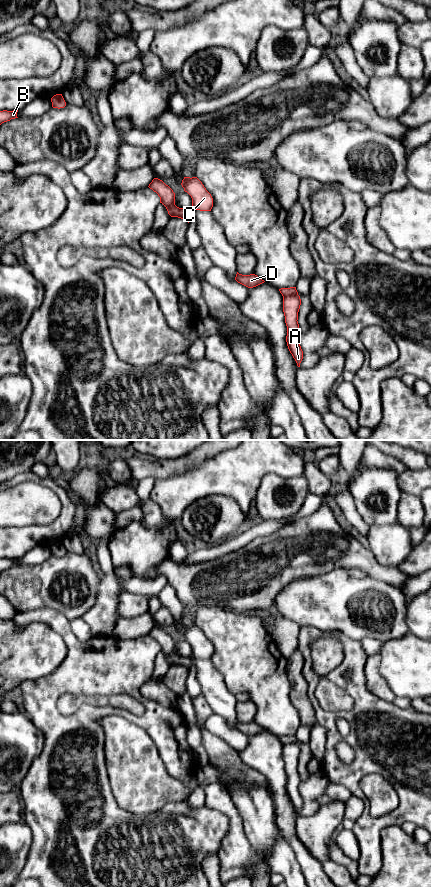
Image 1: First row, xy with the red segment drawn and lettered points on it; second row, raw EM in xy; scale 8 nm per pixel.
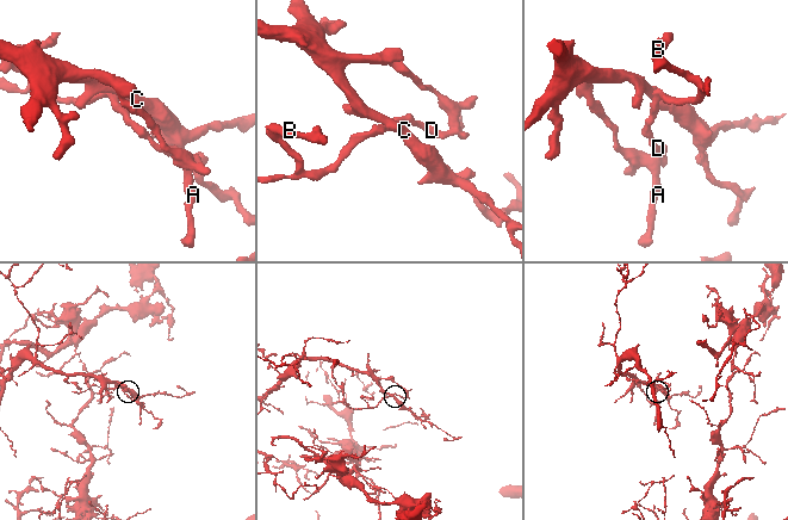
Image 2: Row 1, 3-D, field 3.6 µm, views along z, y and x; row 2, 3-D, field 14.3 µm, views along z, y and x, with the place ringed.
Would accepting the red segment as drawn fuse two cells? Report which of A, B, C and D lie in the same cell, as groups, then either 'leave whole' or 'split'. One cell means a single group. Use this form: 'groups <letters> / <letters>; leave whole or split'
groups A B C D; leave whole

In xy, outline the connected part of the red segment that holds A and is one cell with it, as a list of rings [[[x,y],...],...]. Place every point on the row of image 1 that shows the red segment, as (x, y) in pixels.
[[[296,287],[281,288],[279,291],[283,296],[283,312],[287,326],[287,346],[293,358],[295,359],[297,366],[300,367],[300,363],[303,359],[303,351],[299,344],[299,337],[301,333],[297,320],[301,299],[298,295]]]

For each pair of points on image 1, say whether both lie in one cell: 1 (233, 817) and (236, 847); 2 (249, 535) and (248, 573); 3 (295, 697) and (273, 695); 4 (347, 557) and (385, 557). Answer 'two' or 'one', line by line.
1: one
2: two
3: two
4: two

